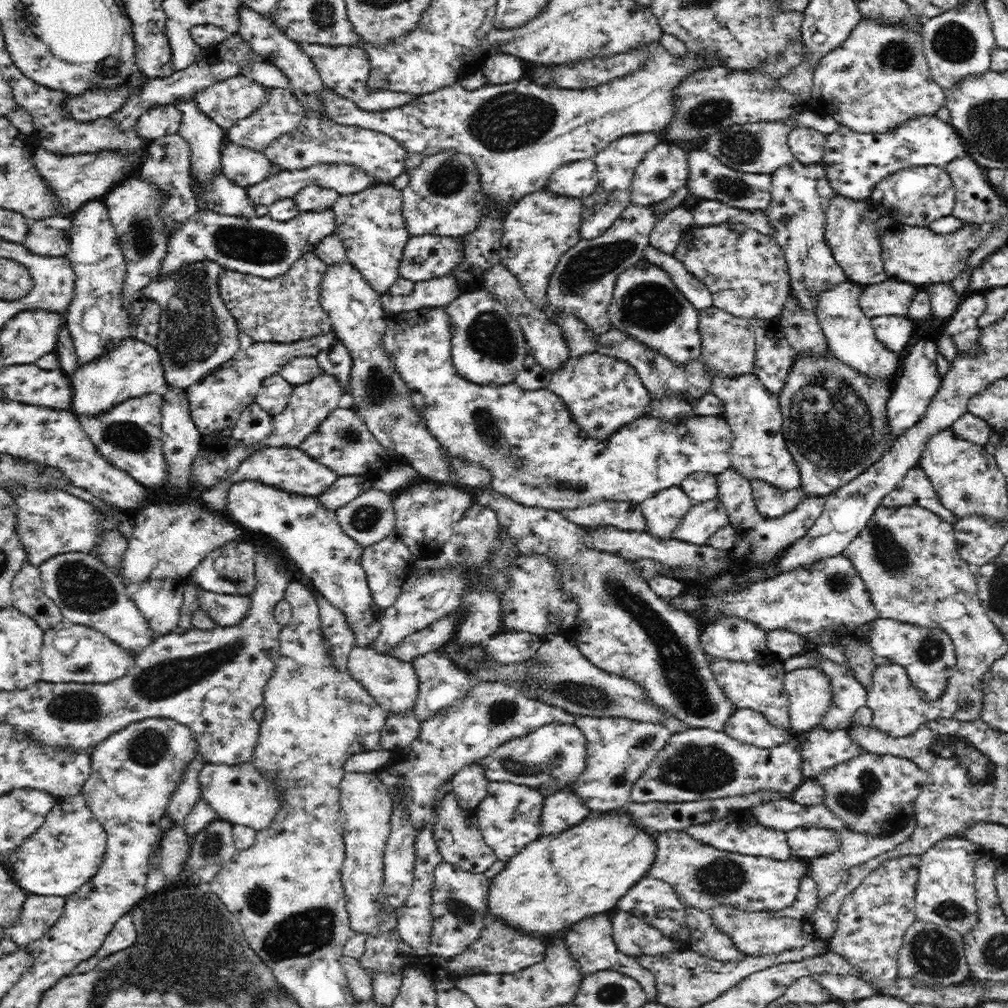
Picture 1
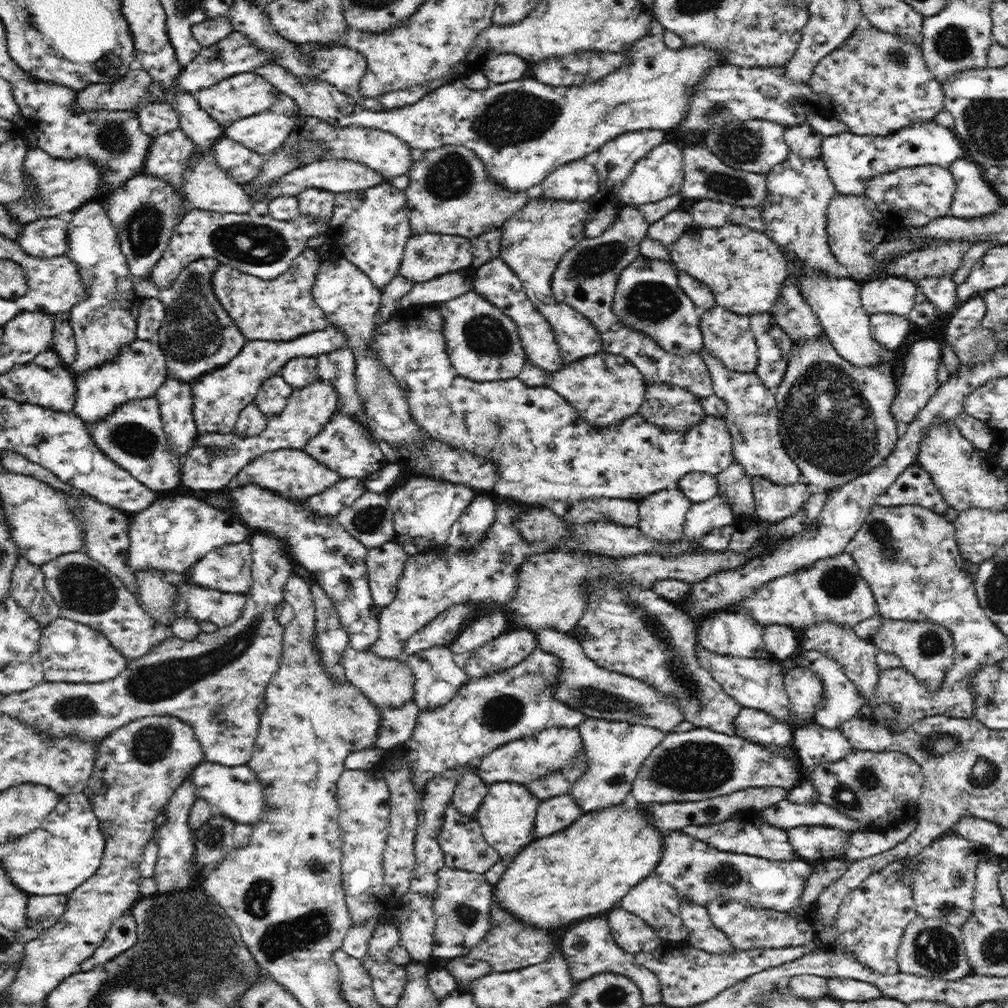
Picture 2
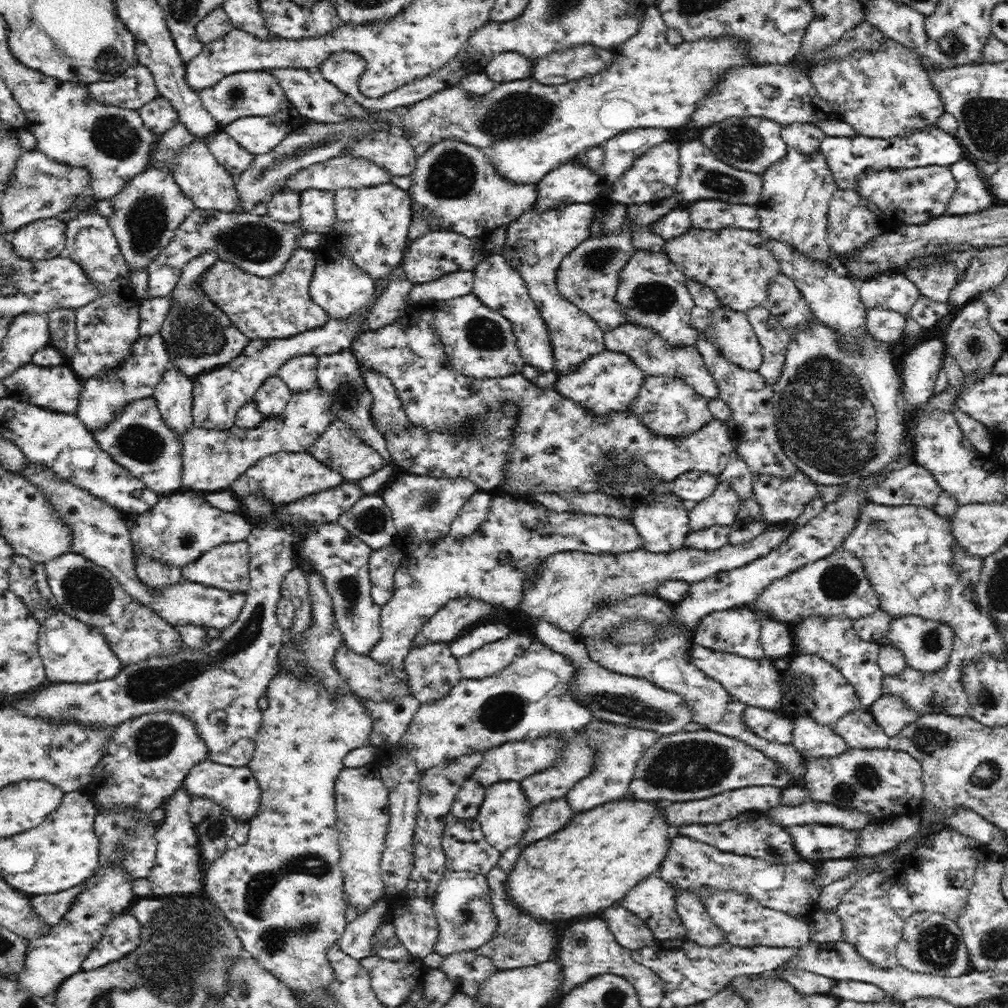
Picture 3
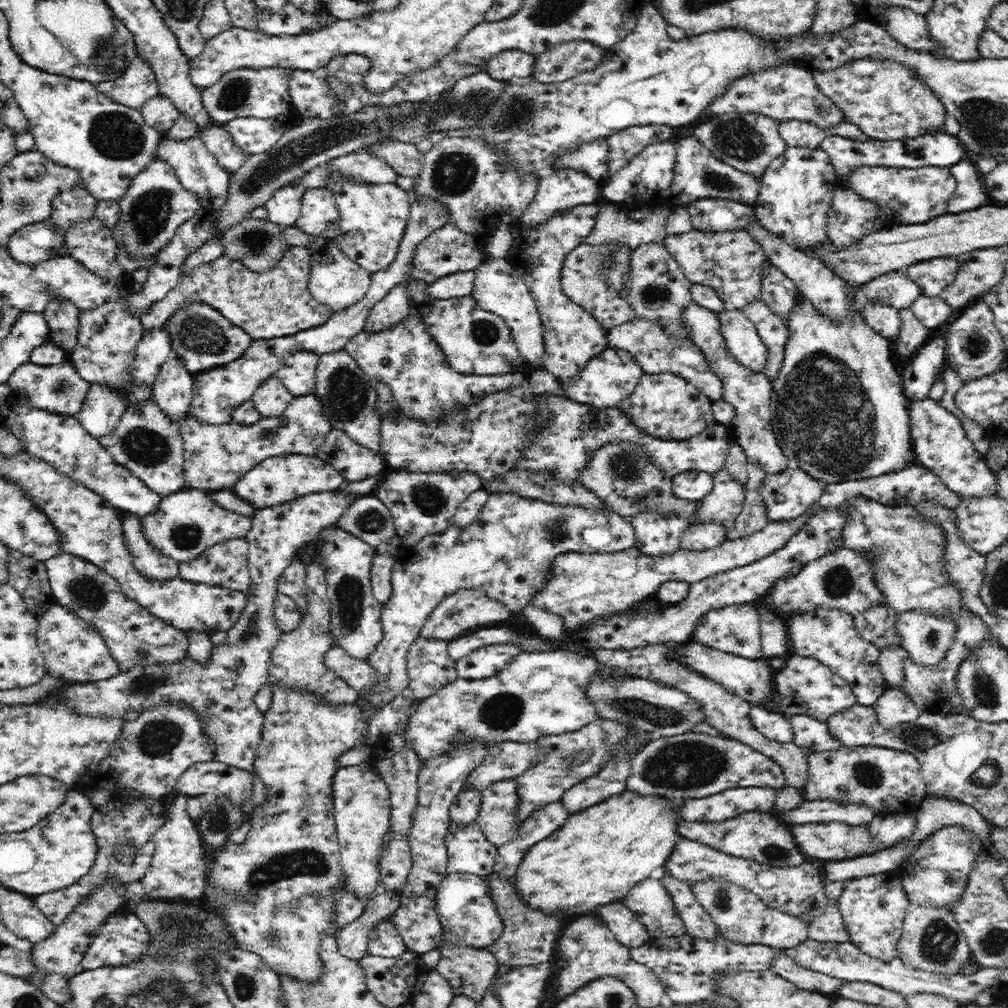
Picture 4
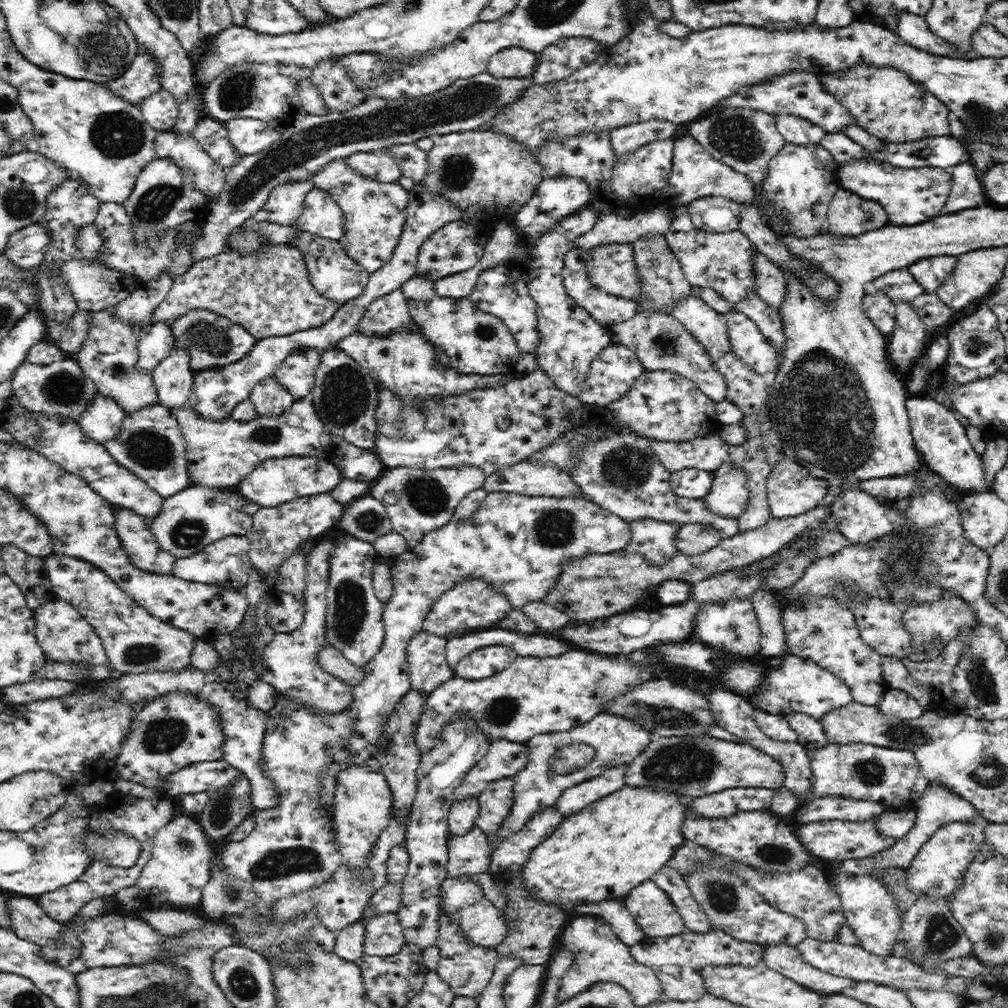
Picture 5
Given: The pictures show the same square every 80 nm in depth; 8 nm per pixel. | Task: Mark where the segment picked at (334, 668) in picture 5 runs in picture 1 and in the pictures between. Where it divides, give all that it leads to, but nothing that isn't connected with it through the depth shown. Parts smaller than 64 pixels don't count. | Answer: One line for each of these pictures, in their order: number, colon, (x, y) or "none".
1: (392, 683)
2: (383, 681)
3: (367, 679)
4: (357, 674)

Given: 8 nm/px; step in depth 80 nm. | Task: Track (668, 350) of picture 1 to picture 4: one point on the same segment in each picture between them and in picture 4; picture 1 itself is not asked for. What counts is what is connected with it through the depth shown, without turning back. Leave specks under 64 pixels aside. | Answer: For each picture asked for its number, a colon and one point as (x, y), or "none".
2: (648, 297)
3: (654, 290)
4: (659, 289)

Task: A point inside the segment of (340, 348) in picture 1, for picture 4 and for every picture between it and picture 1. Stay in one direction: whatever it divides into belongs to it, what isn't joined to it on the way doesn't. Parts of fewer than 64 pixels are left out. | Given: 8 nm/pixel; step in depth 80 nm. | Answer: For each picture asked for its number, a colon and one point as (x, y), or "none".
2: (338, 369)
3: (339, 376)
4: (348, 399)

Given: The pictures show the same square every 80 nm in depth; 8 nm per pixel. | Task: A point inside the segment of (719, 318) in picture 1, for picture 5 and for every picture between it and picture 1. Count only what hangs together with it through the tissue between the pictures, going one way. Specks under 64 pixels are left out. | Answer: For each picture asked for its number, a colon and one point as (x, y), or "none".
2: (727, 334)
3: (739, 342)
4: (745, 344)
5: (763, 355)

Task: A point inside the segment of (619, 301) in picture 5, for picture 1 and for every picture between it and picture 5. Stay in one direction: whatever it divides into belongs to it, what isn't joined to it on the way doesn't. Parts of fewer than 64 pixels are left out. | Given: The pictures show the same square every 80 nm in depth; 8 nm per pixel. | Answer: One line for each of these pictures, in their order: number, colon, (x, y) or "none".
1: (583, 282)
2: (586, 278)
3: (587, 276)
4: (580, 280)

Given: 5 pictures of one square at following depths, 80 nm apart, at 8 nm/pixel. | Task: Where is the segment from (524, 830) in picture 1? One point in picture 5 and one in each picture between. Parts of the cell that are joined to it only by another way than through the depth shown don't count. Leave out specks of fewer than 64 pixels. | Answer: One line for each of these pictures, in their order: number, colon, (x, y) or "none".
2: (506, 815)
3: (502, 816)
4: (499, 800)
5: (494, 803)

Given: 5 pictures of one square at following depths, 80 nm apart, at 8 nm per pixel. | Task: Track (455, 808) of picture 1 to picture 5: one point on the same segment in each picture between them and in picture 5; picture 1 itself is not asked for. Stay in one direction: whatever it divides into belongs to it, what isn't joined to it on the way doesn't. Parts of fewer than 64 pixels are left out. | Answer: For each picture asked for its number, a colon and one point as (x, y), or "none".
2: (461, 839)
3: (466, 848)
4: (469, 851)
5: (468, 855)

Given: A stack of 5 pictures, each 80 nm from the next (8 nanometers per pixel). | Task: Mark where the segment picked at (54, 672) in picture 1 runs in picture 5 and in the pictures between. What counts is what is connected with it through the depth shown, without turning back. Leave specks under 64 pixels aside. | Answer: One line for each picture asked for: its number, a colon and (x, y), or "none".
2: (70, 651)
3: (72, 652)
4: (72, 648)
5: (61, 631)

